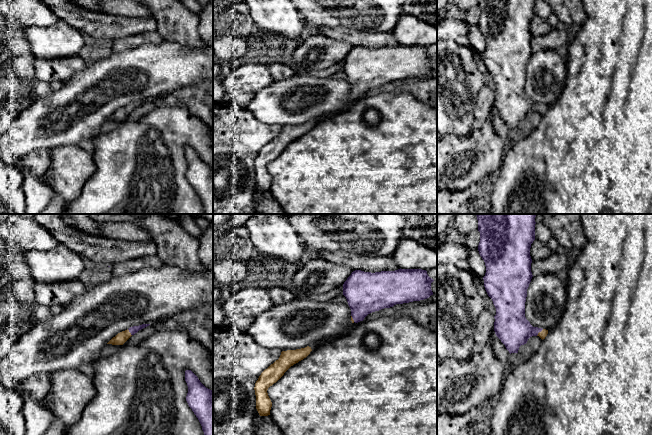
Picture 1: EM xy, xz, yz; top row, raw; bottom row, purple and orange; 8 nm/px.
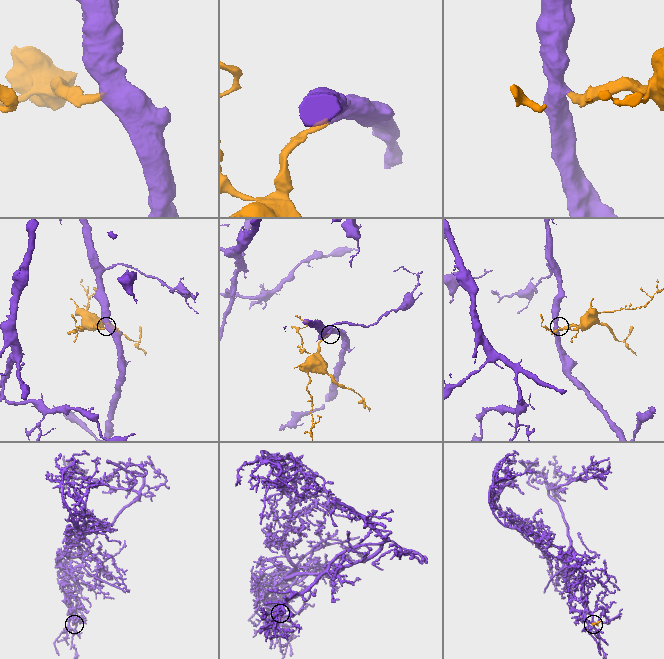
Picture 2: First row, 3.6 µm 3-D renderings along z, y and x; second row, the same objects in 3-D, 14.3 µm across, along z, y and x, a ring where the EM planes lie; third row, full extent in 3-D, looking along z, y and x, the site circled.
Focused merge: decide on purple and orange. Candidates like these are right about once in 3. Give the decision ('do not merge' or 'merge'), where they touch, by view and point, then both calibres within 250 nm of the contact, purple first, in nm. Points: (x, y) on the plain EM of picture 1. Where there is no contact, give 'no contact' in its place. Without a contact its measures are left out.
merge; contact yz (539, 107); calibres 280 and 60 nm

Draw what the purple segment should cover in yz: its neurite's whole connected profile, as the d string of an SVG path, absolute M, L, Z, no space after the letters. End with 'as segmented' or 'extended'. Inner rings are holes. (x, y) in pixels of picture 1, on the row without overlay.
M478 0L478 7L480 8L478 27L486 42L484 63L496 84L494 107L510 130L518 129L519 123L526 120L530 113L539 112L543 116L548 110L546 105L533 103L525 93L527 65L533 53L530 24L535 16L535 0Z | extended

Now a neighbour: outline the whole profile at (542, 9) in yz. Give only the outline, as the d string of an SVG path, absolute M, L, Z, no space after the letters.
M535 0L535 15L547 19L551 14L552 10L545 0Z

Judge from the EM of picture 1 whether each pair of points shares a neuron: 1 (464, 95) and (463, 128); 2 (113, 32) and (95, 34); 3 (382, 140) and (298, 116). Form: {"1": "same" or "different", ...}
{"1": "same", "2": "same", "3": "different"}

